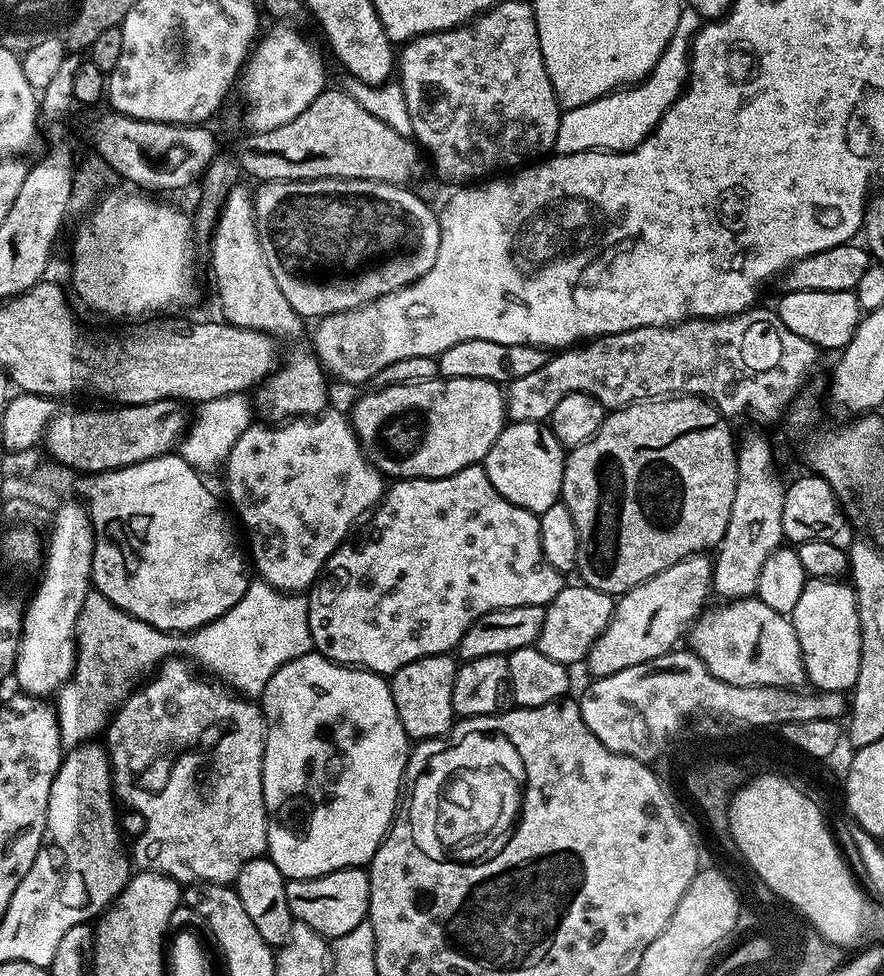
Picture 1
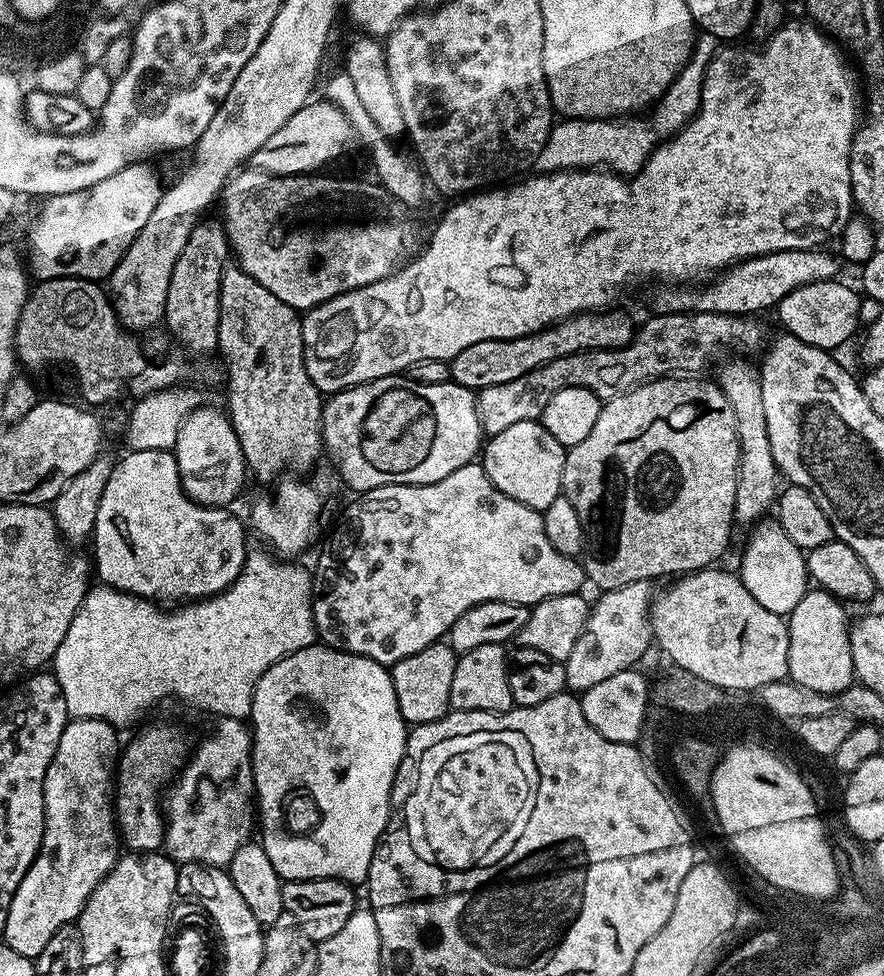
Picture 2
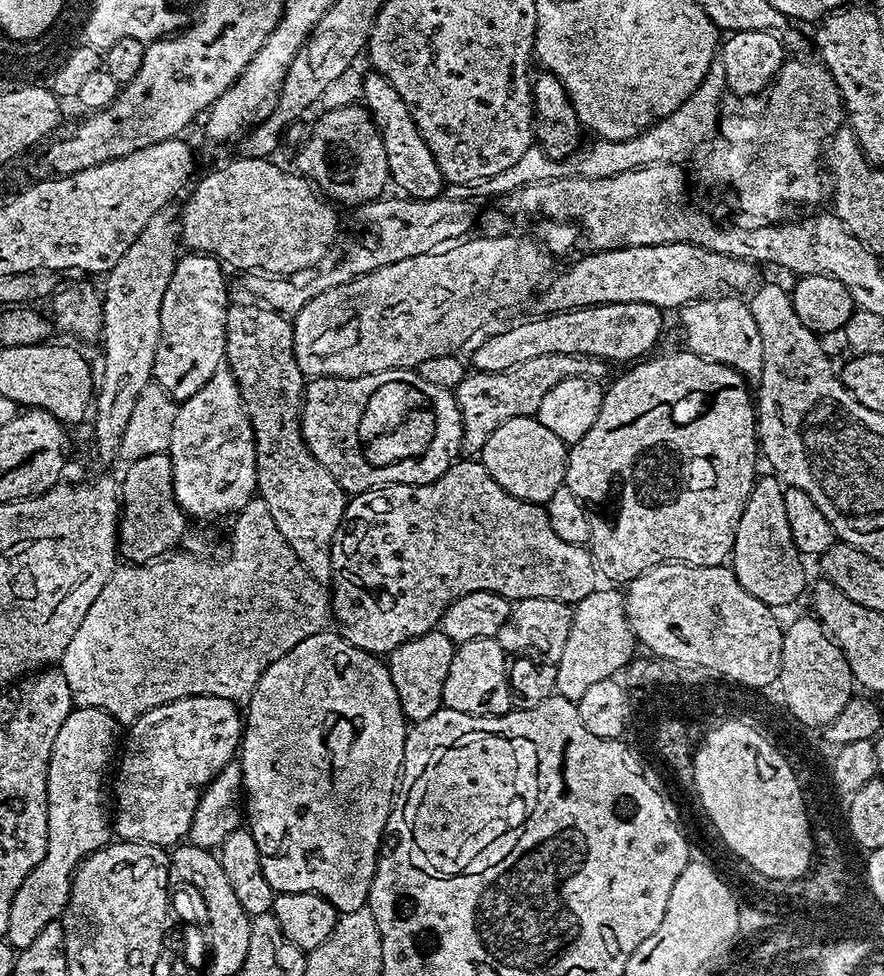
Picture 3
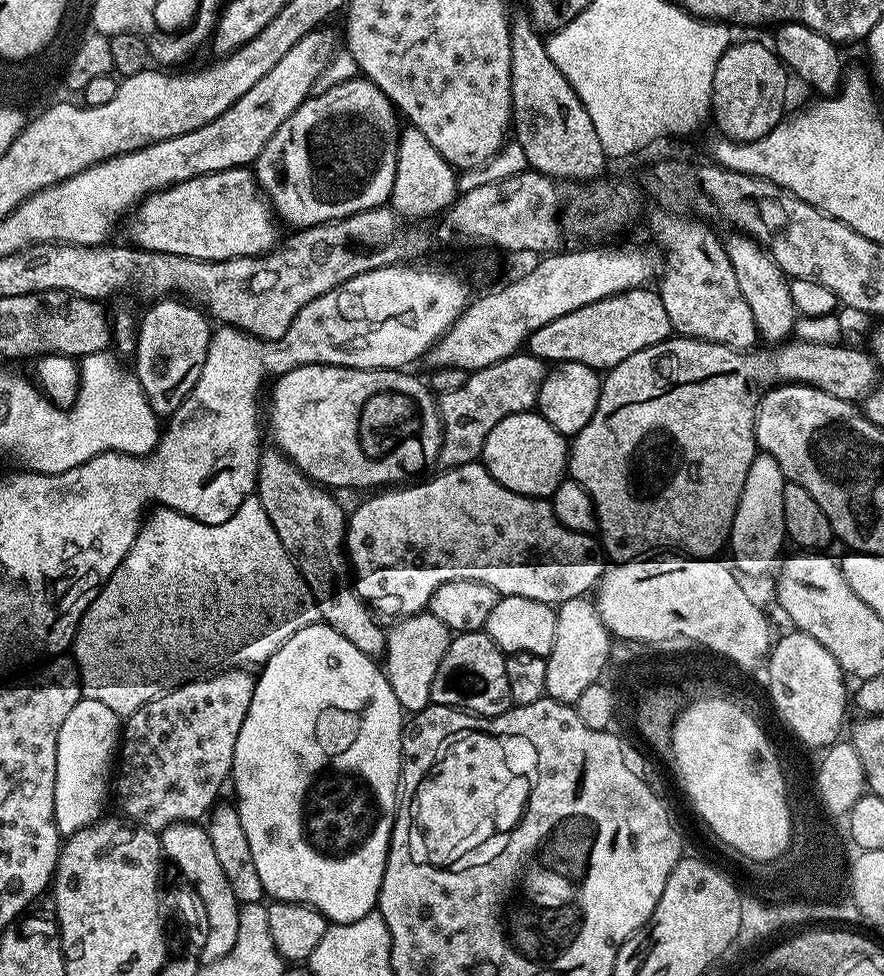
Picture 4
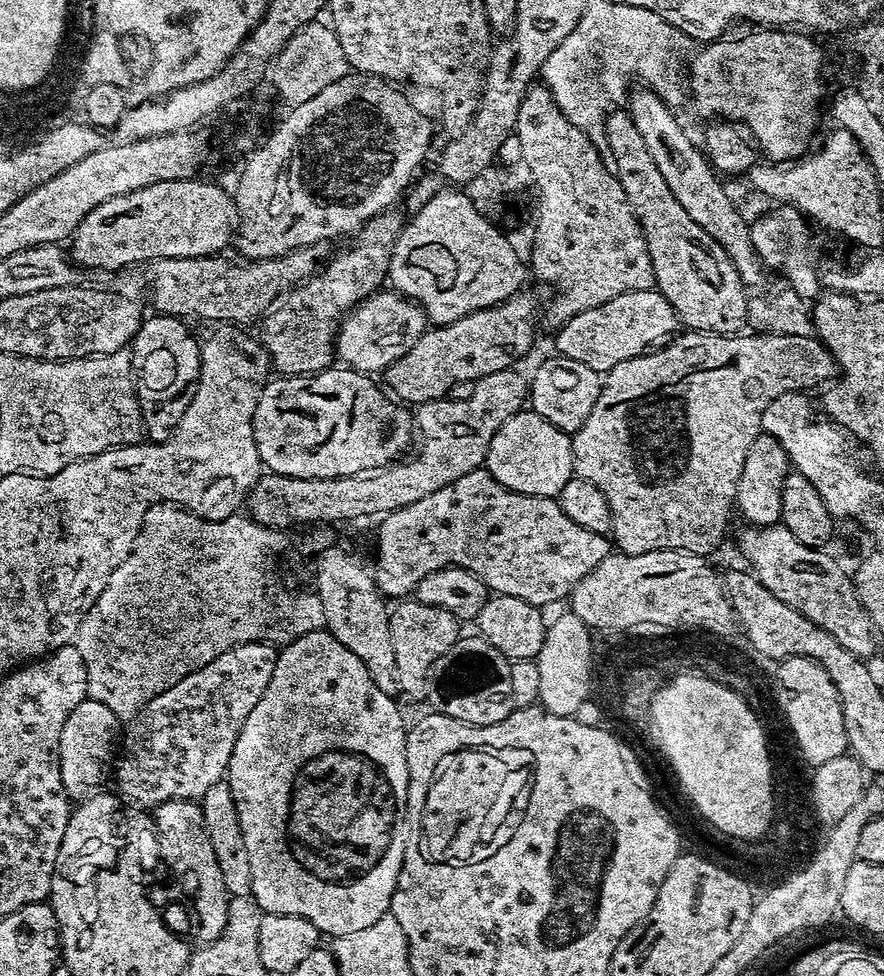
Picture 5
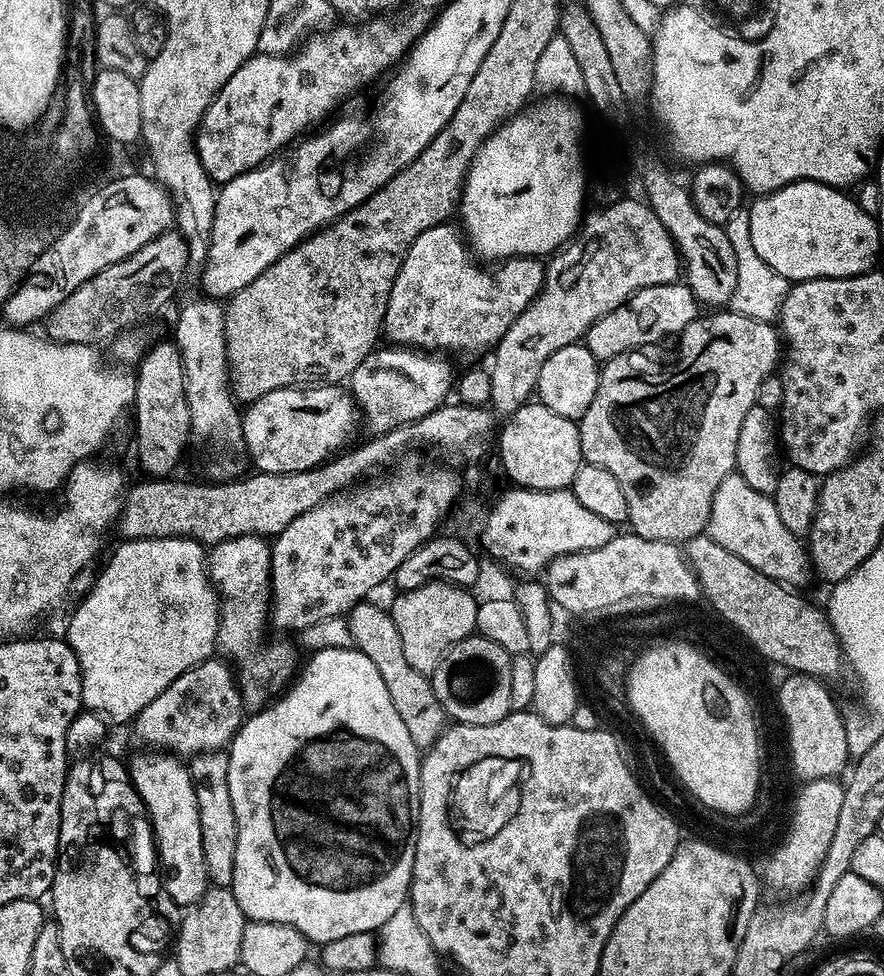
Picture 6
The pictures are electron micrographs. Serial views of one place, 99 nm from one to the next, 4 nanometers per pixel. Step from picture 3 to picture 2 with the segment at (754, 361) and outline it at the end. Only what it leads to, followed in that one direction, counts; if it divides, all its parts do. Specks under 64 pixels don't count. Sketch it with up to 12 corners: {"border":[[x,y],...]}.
{"border":[[728,360],[734,410],[734,521],[755,525],[778,499],[778,469],[755,367]]}

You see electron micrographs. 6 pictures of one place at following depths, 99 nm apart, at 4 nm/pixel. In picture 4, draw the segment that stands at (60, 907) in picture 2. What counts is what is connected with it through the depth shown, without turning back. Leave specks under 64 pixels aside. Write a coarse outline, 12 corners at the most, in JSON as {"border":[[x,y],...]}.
{"border":[[81,698],[58,730],[61,837],[100,823],[122,717]]}

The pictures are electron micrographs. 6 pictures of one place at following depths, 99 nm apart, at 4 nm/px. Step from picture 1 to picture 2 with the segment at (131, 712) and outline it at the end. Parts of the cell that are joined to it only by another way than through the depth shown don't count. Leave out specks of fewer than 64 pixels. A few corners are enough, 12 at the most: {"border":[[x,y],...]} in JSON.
{"border":[[229,716],[166,802],[163,851],[227,866],[254,836],[249,725]]}

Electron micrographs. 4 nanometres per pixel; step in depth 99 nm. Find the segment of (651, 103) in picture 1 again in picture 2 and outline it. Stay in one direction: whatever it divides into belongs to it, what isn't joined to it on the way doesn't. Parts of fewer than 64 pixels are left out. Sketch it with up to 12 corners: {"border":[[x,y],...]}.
{"border":[[701,31],[649,116],[553,123],[542,173],[625,178],[700,109],[716,36]]}

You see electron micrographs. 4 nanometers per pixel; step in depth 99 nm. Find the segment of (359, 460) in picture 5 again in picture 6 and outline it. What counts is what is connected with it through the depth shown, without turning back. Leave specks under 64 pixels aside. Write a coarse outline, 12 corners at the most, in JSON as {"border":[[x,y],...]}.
{"border":[[340,384],[270,390],[242,415],[256,472],[317,468],[349,443]]}

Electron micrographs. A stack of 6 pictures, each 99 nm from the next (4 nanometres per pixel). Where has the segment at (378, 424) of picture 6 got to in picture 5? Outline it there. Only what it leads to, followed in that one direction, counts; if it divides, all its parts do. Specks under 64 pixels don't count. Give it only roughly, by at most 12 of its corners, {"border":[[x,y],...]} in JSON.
{"border":[[527,294],[429,327],[386,369],[397,401],[513,367],[532,348]]}

